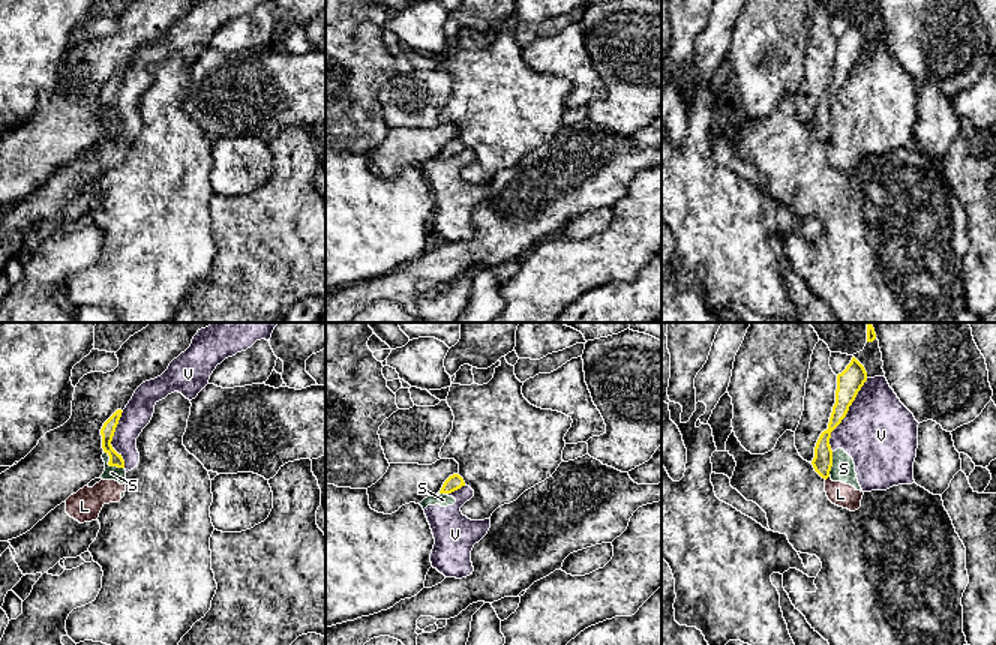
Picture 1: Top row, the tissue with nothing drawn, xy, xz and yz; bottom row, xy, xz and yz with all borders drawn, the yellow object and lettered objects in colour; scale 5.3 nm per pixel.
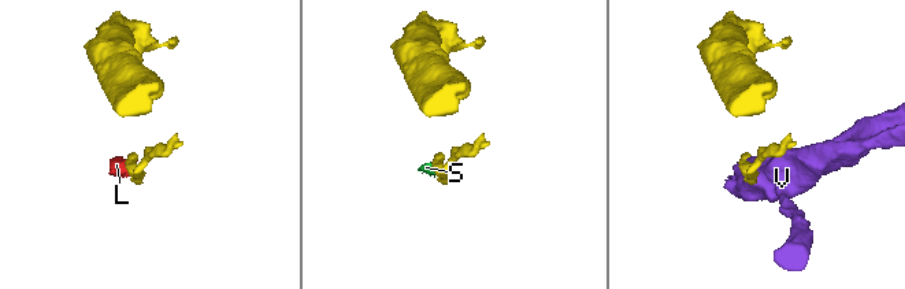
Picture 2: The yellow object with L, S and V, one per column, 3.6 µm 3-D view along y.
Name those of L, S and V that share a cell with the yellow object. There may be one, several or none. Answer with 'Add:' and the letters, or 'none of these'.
Add: none of these

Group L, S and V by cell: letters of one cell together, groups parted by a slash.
L S V

